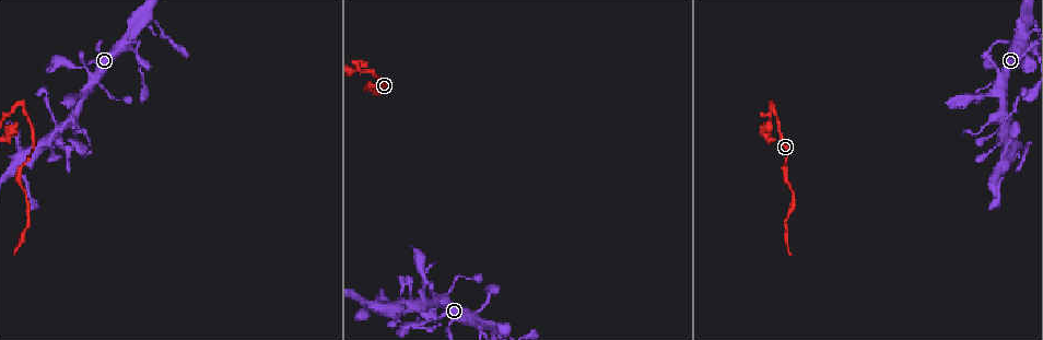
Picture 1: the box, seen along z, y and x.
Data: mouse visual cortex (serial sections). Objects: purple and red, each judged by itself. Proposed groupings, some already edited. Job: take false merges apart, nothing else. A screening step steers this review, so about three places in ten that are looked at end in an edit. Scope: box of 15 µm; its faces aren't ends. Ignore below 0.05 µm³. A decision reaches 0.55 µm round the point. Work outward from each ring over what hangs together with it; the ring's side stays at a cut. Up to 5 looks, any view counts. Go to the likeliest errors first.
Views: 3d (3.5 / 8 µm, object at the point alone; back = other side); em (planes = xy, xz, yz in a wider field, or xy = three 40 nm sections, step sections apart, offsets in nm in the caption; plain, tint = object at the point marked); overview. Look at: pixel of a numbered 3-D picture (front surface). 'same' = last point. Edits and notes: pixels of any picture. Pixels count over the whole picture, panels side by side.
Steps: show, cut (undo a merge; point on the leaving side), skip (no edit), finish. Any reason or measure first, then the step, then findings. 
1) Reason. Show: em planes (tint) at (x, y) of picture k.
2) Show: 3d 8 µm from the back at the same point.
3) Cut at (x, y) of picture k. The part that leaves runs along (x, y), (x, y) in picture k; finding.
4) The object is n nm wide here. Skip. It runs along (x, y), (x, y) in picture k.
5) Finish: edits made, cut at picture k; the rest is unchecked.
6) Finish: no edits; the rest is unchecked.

Abrupt turn. Show: 3d 3.5 µm at (772, 102) of picture 1.

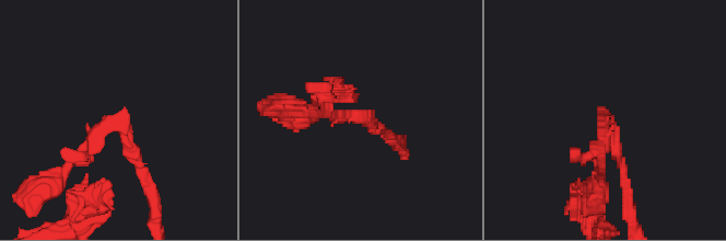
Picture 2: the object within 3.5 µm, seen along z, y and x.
Cut at (334, 95) of picture 2. The part that leaves runs along (349, 116), (305, 114), (281, 100) in picture 2; a second cell is stuck on.

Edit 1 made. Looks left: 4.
Show: overview.

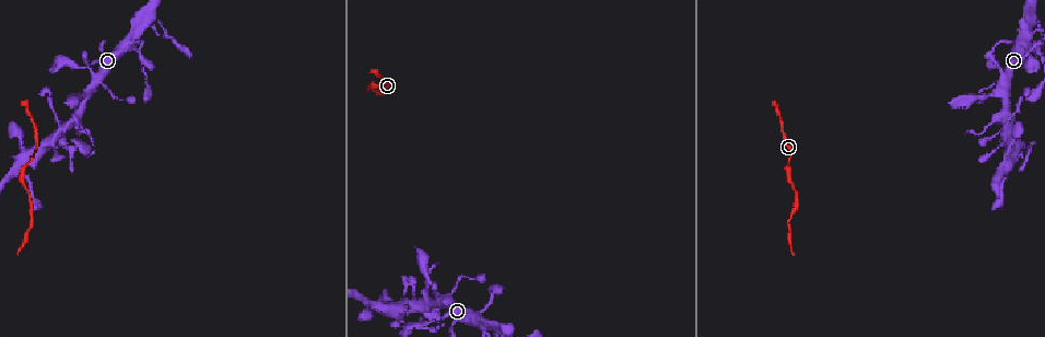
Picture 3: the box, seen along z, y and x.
Four-way junction. Show: 3d 3.5 µm at (1015, 141) of picture 3.

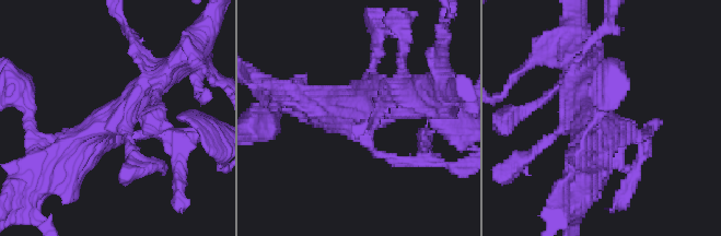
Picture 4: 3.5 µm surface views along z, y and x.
4 arms meet here; the arms are 150, 200, 400, 400 nm wide. Show: em xy step 2 (tint) at (602, 121) of picture 4.

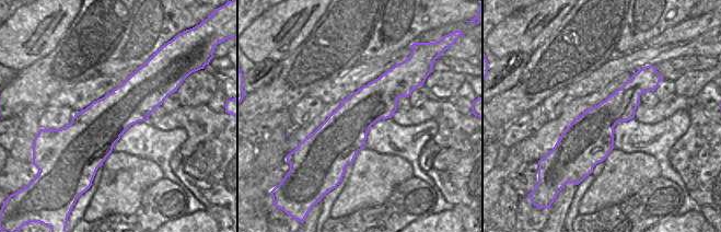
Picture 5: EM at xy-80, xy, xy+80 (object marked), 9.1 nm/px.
Cut at (402, 162) of picture 4. The part that leaves runs along (363, 140), (390, 157), (450, 165) in picture 4; a second cell is stuck on.

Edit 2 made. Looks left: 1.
Finish: edits made, cut at picture 2, cut at picture 4; the rest is unchecked.

